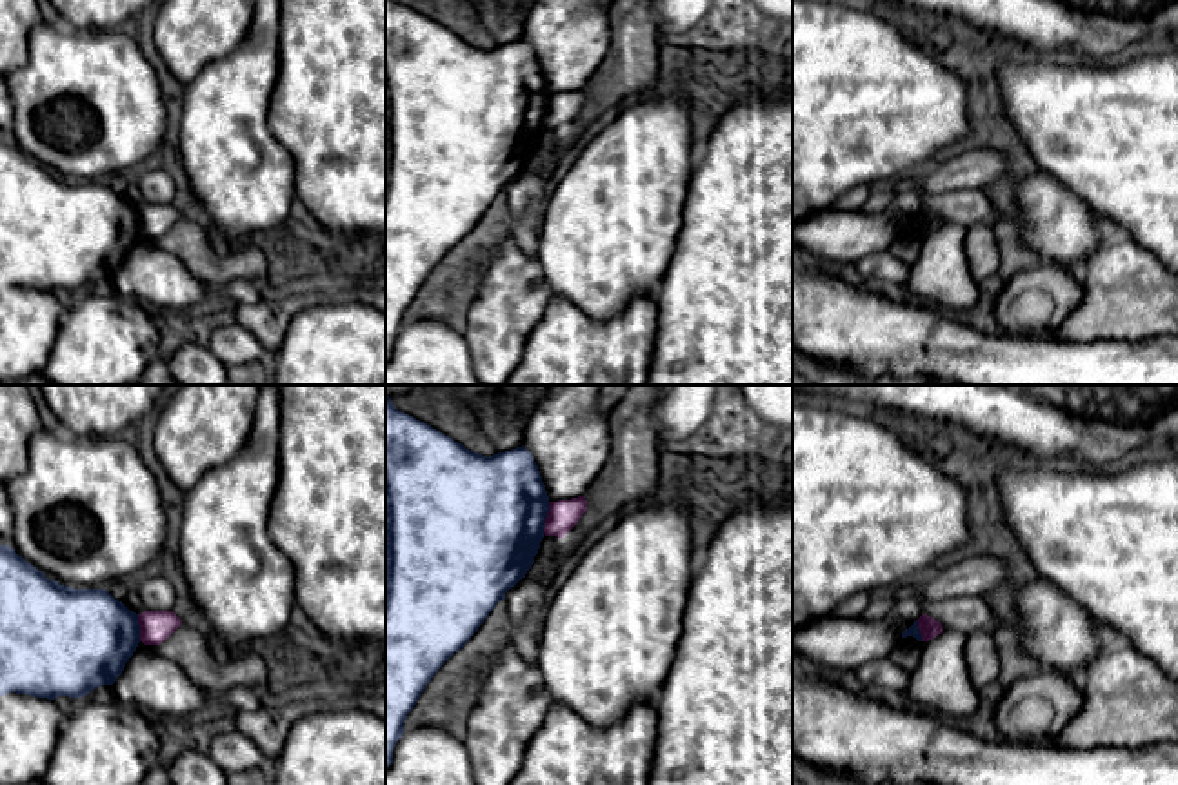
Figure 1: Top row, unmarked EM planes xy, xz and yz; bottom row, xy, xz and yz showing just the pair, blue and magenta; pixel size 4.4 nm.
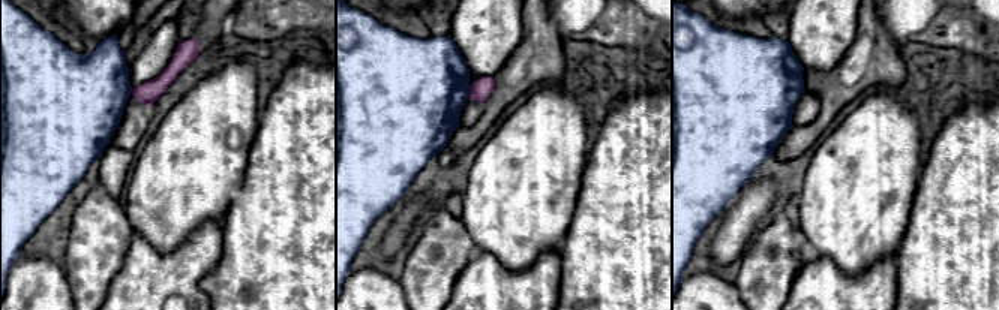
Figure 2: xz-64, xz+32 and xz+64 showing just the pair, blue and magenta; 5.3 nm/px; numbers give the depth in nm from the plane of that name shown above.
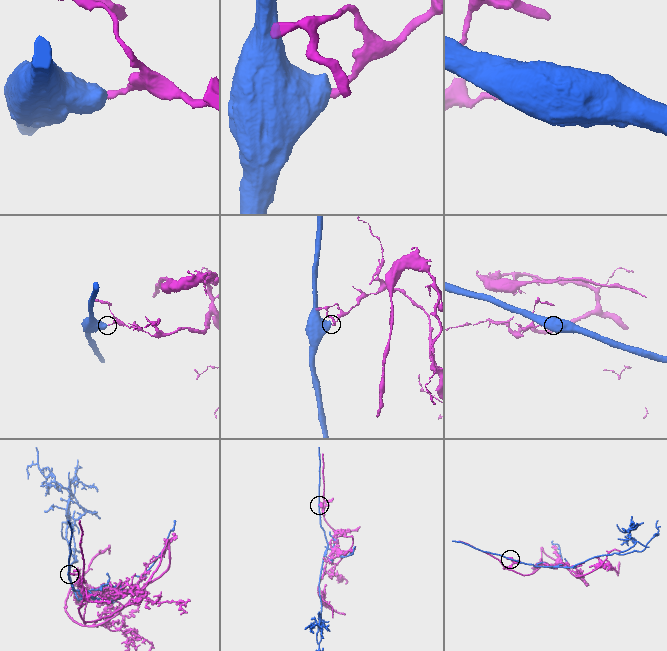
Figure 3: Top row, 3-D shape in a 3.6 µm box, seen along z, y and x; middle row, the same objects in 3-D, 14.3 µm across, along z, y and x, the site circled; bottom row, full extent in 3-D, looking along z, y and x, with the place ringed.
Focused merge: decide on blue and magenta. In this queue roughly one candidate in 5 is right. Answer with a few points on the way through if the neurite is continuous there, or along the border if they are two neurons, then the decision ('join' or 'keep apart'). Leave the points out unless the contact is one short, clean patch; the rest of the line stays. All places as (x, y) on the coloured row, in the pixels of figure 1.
border xz (549, 502), (542, 533); keep apart

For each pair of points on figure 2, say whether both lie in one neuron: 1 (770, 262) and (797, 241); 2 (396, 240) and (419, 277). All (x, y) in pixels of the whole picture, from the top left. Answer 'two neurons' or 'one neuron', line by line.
1: one neuron
2: two neurons

